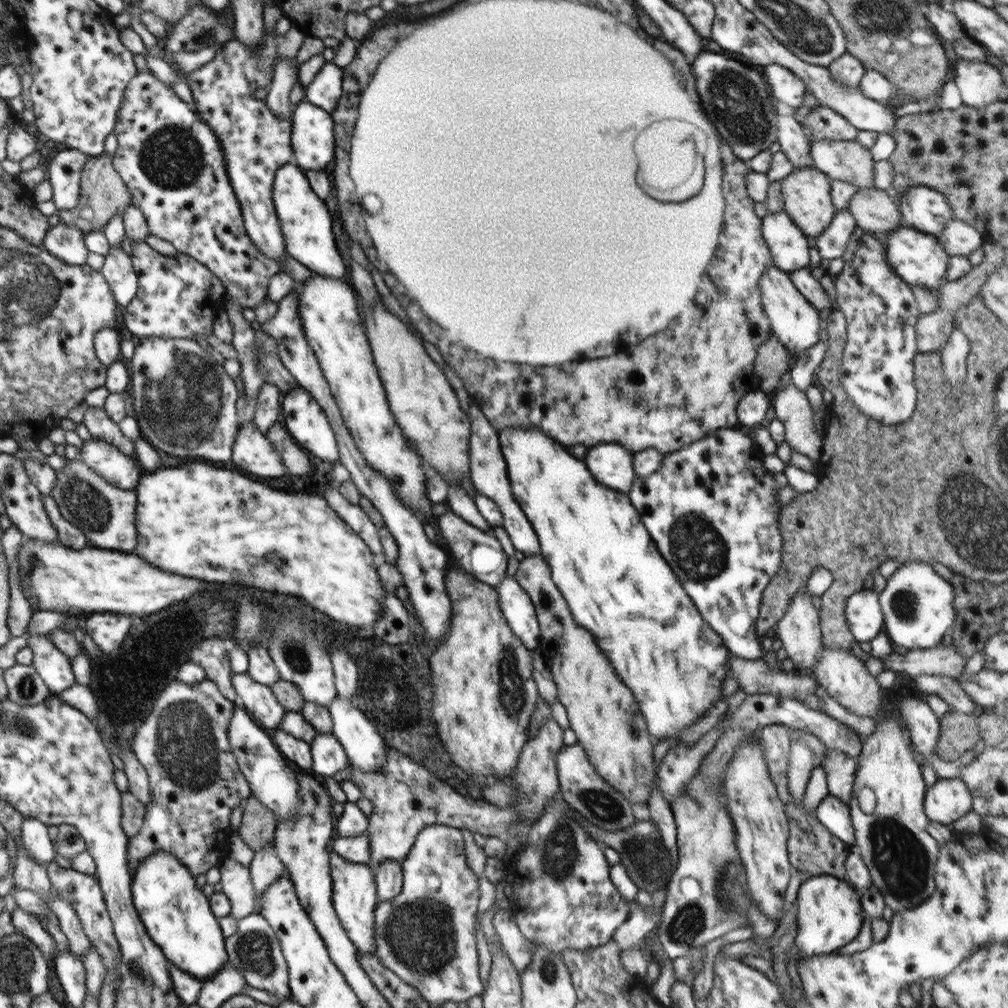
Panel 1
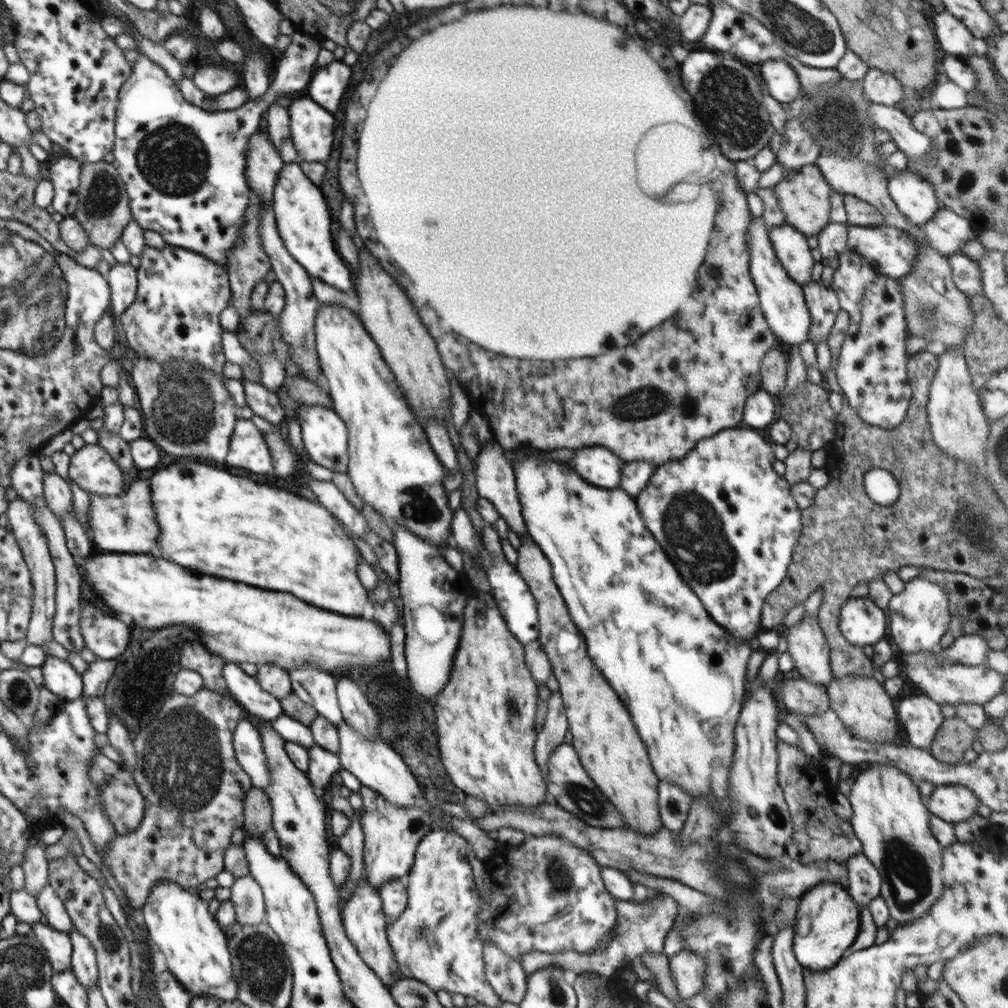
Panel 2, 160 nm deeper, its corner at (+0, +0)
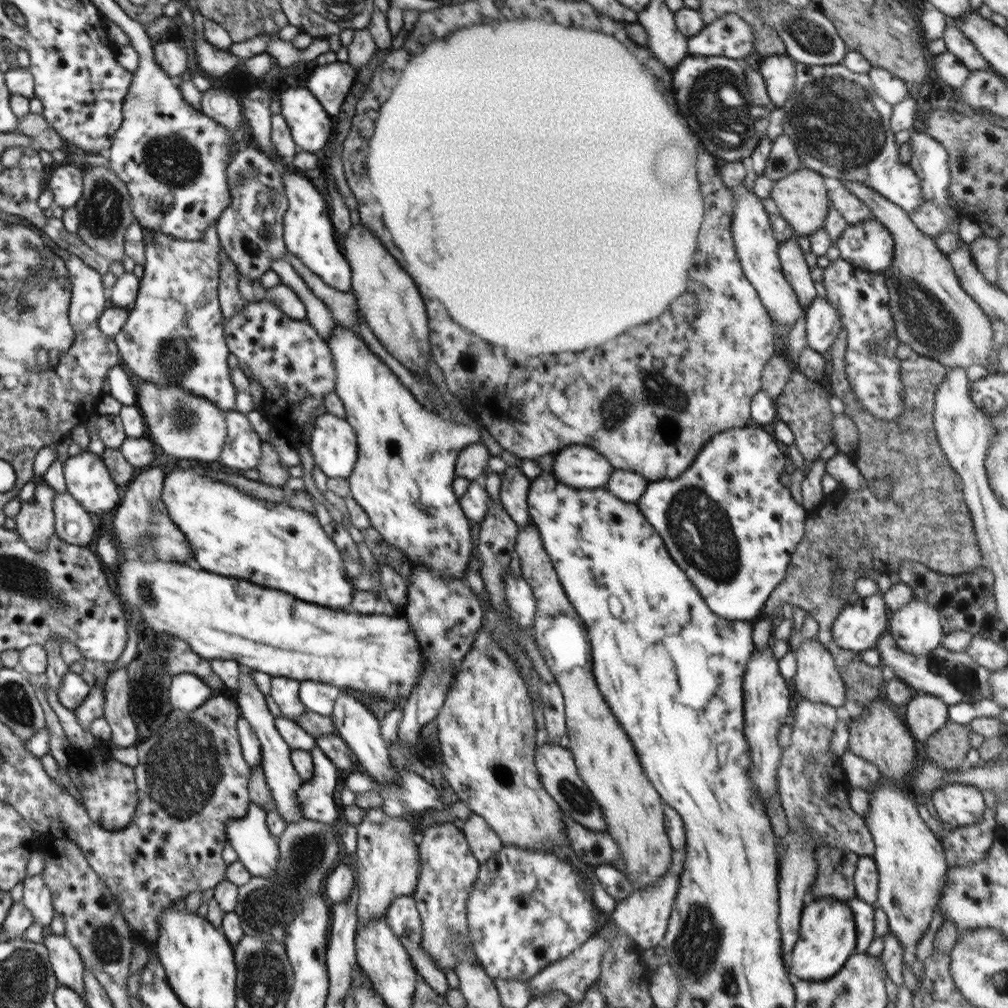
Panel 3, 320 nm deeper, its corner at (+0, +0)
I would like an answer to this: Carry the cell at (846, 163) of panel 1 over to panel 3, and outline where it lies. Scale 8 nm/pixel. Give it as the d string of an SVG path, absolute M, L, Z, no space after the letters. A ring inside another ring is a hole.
M841 181L852 194L870 207L873 217L893 236L892 266L882 274L889 290L890 308L899 342L911 346L913 355L932 358L947 368L987 368L994 342L991 318L961 287L947 254L942 253L936 247L934 238L926 236L912 222L909 213L897 204L863 182Z

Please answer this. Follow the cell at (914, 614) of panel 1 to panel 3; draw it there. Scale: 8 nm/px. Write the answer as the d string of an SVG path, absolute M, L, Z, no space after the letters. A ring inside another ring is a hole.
M912 599L900 610L892 611L890 634L908 654L920 656L941 646L946 636L938 610L925 600Z

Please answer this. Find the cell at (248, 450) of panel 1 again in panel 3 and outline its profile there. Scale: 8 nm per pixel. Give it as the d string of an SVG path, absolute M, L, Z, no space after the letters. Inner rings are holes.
M225 411L227 435L219 460L236 473L256 468L262 454L263 442L248 417L241 412Z

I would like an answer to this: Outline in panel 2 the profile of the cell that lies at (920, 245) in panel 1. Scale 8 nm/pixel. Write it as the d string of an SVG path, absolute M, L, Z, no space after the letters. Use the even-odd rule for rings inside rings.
M886 224L875 227L848 225L847 250L855 250L864 259L870 262L883 275L899 279L909 273L917 261L917 246L915 240L899 228L889 227Z

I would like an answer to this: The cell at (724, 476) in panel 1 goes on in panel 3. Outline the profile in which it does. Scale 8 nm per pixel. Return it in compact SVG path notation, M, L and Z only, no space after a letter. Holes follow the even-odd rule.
M761 426L744 428L732 428L715 434L697 454L694 462L678 478L648 482L643 496L638 500L637 506L645 520L656 530L656 533L663 538L666 551L674 563L686 573L690 582L698 589L704 602L709 609L728 621L756 622L762 617L763 607L766 604L774 589L785 579L786 573L792 561L791 556L797 550L802 537L805 537L805 522L808 511L802 505L793 500L790 491L782 482L780 476L787 471L787 451L776 438L764 431Z

